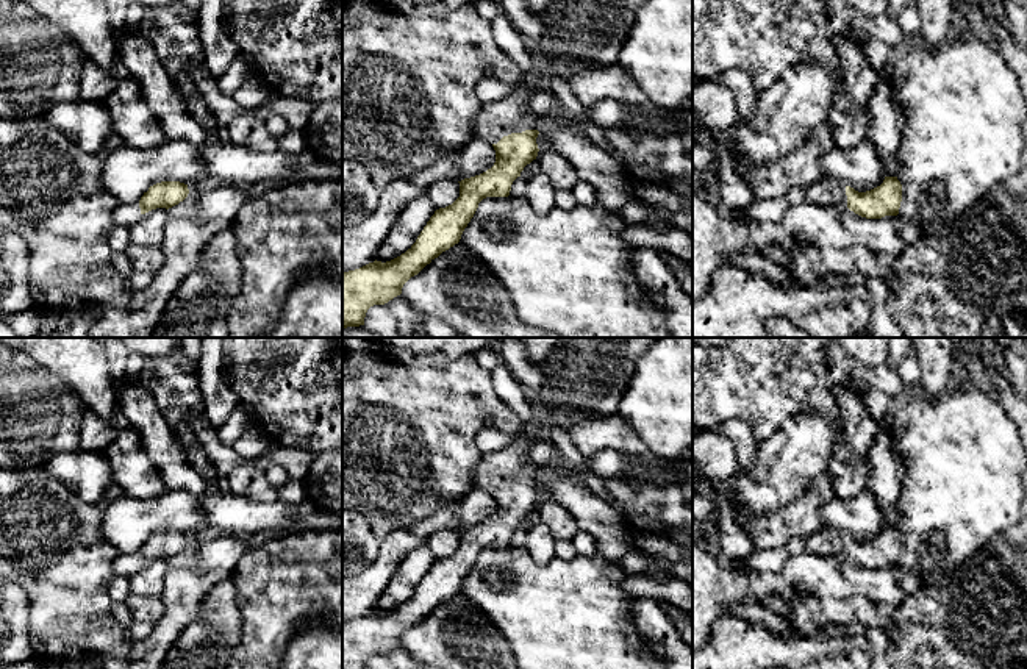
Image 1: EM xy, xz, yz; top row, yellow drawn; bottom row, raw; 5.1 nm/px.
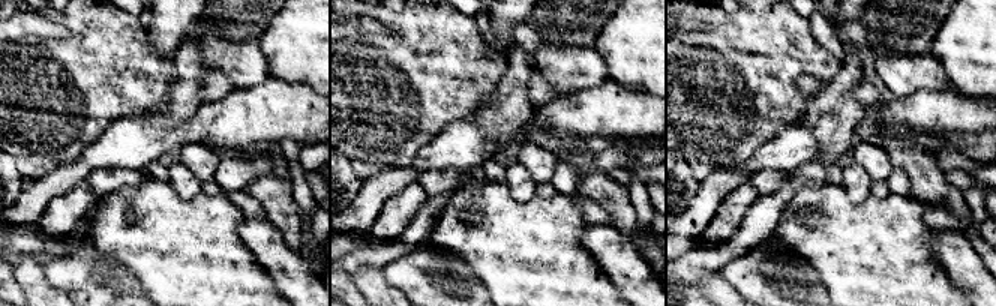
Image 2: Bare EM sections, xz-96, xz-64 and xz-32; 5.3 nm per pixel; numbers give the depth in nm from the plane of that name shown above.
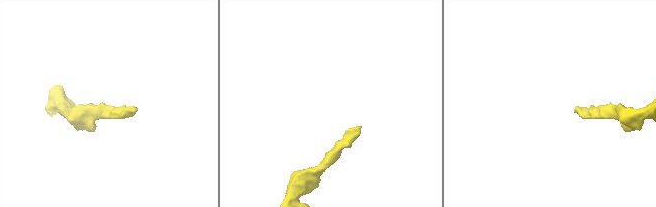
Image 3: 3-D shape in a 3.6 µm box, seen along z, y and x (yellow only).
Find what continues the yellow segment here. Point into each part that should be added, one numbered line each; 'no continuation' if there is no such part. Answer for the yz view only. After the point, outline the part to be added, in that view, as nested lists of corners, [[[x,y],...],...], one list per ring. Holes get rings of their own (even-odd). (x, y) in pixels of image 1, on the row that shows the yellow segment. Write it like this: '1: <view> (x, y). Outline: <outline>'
1: yz (829, 191). Outline: [[[832,177],[805,188],[805,197],[807,202],[819,206],[836,203],[847,206],[846,184]]]

